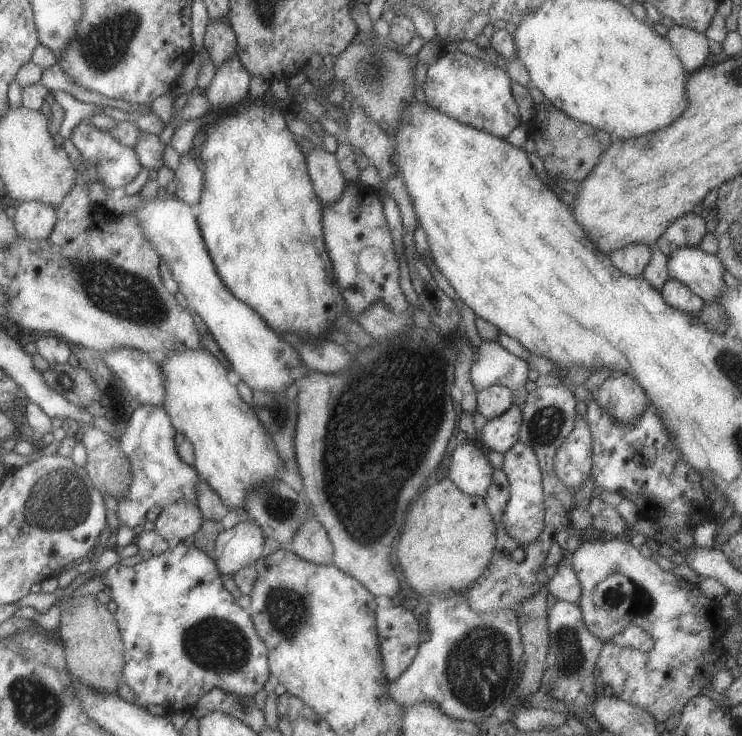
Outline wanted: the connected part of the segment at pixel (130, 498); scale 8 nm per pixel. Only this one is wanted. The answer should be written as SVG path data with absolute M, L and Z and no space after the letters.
M142 404L133 410L125 432L119 438L121 452L129 460L131 482L127 494L123 494L117 502L116 517L121 526L141 526L145 522L145 514L153 506L163 508L173 502L189 502L197 504L195 484L202 480L193 466L185 464L175 452L175 428L169 415L162 408Z

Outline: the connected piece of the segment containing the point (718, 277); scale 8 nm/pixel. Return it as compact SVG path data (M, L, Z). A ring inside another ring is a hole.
M685 246L673 250L666 266L668 274L685 284L705 305L716 301L725 290L721 261L716 255L701 251L698 247Z

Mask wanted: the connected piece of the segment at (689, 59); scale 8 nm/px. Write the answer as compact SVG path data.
M674 24L668 28L666 38L687 73L699 70L705 64L707 56L711 54L709 52L711 43L703 32Z

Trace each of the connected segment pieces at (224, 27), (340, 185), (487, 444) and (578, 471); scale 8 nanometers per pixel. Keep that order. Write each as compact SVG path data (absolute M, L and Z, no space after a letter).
M219 20L207 21L203 35L203 46L215 68L219 64L223 64L229 56L237 54L236 36L233 29L229 23L225 24Z
M313 147L305 158L317 198L325 206L337 202L345 190L346 182L333 153L326 152L323 147Z
M513 403L501 416L487 420L480 433L475 436L476 443L485 451L495 450L505 454L518 443L521 411Z
M577 418L573 430L569 432L569 436L565 438L563 444L555 451L553 458L553 468L557 478L561 480L561 484L565 484L565 488L569 488L573 494L581 489L582 483L590 475L592 455L591 436L588 424L585 419Z

